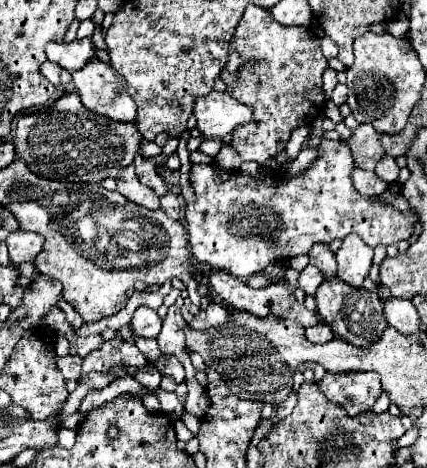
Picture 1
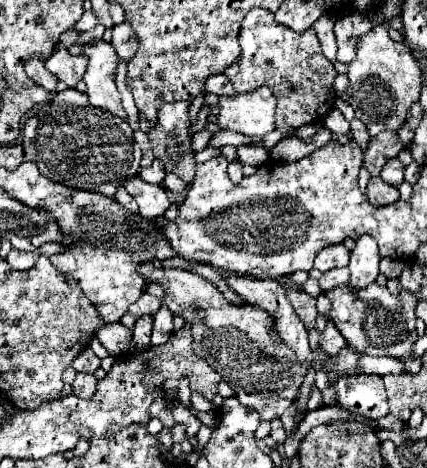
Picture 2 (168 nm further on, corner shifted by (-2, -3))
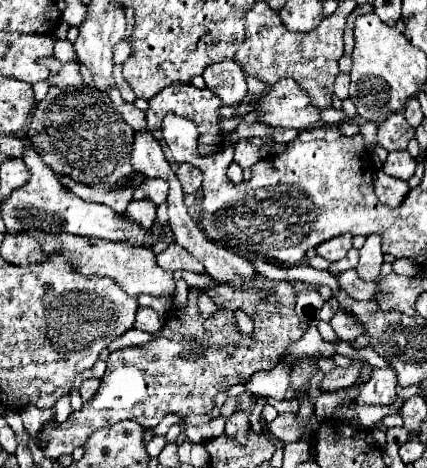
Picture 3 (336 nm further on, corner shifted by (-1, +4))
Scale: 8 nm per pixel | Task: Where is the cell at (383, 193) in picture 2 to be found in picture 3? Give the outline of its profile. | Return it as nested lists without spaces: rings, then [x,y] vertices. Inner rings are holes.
[[[378,171],[374,177],[374,193],[388,207],[400,205],[400,201],[406,197],[408,191],[410,191],[410,187],[406,181],[400,181],[396,177],[388,177],[382,171]]]

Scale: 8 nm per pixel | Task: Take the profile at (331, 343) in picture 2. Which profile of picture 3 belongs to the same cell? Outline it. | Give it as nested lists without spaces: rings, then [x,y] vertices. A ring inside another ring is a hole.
[[[340,311],[330,319],[330,325],[340,341],[350,341],[350,339],[362,335],[360,325],[356,325],[356,321],[352,321],[352,317],[344,317],[344,313],[340,313]]]

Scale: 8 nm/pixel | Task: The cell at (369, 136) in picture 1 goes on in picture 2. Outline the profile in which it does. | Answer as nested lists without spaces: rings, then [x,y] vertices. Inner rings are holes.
[[[381,132],[381,136],[375,136],[369,142],[363,164],[371,176],[379,176],[383,164],[395,158],[403,148],[405,146],[401,146],[401,140],[397,140],[397,132]]]

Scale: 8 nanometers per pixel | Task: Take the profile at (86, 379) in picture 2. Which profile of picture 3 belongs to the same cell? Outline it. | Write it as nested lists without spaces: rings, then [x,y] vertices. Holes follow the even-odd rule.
[[[86,379],[84,383],[82,383],[82,387],[80,387],[80,395],[82,395],[82,399],[84,401],[88,401],[94,393],[96,393],[96,389],[98,389],[98,385],[100,385],[100,379]]]

